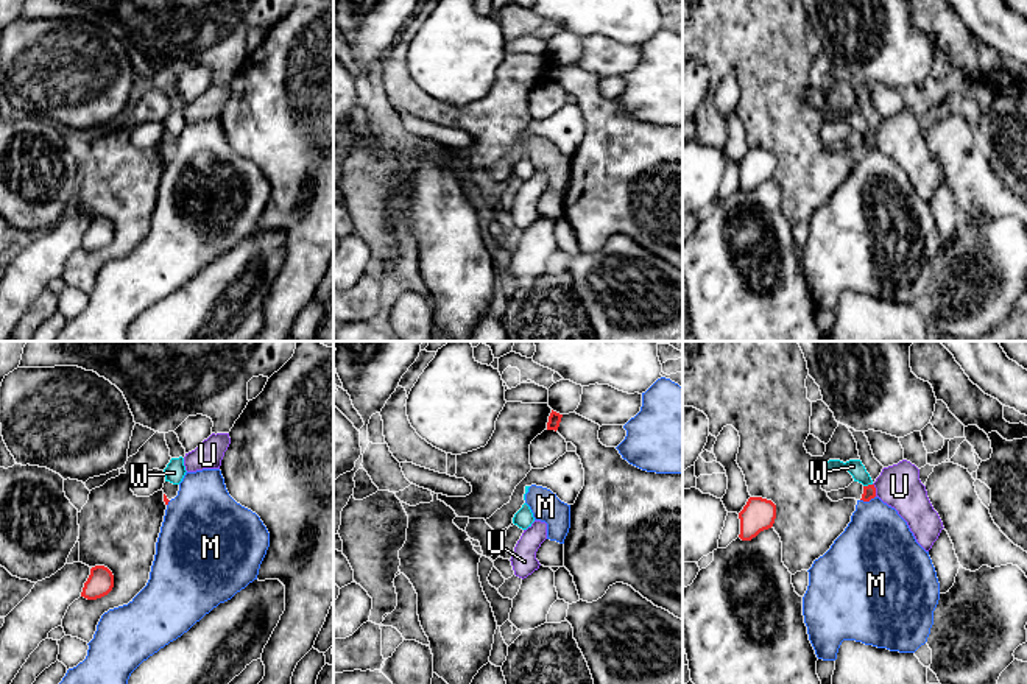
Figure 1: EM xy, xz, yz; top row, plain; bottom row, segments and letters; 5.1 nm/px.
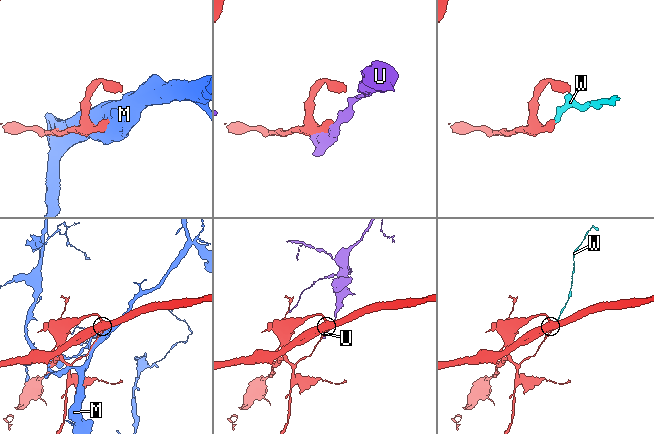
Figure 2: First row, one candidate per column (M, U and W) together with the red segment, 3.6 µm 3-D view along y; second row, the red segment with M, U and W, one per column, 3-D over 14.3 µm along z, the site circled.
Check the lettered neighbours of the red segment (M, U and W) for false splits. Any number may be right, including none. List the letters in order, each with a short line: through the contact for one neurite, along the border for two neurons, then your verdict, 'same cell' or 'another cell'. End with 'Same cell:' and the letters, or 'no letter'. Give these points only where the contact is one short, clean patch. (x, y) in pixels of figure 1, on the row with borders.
M: another cell
U: another cell
W: line yz (868, 491), (868, 485), (853, 466); same cell
Same cell: W

